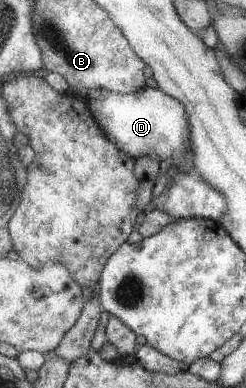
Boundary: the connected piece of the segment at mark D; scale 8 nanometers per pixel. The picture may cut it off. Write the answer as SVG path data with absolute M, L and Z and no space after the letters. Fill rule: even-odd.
M144 87L141 91L131 92L130 94L120 94L117 92L108 92L101 89L71 89L73 94L79 94L82 98L86 99L88 107L90 108L91 115L98 122L98 126L107 135L107 139L119 151L125 152L132 158L137 159L141 156L150 158L157 158L158 161L163 161L167 158L172 159L170 166L174 165L177 171L182 169L184 163L182 162L181 155L189 154L192 158L190 149L190 124L186 116L186 110L179 103L178 99L167 95L165 92L157 88Z

